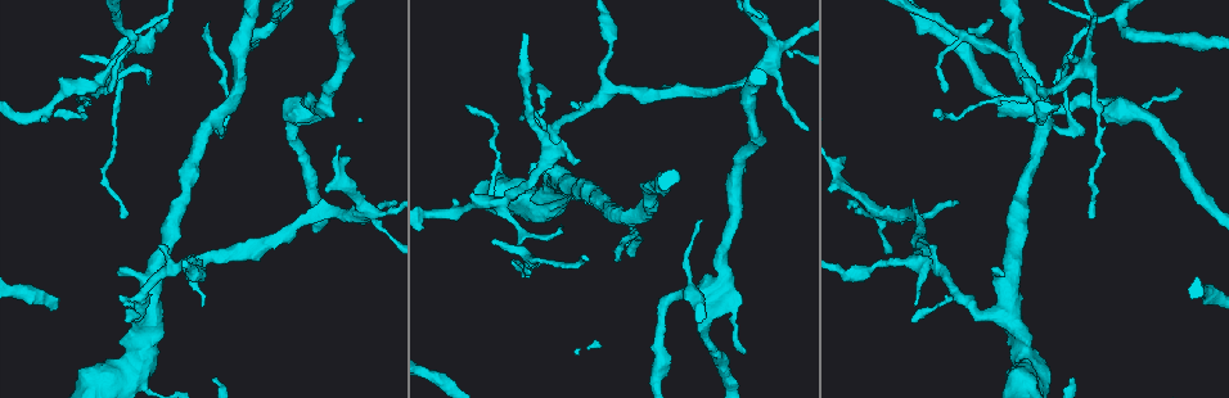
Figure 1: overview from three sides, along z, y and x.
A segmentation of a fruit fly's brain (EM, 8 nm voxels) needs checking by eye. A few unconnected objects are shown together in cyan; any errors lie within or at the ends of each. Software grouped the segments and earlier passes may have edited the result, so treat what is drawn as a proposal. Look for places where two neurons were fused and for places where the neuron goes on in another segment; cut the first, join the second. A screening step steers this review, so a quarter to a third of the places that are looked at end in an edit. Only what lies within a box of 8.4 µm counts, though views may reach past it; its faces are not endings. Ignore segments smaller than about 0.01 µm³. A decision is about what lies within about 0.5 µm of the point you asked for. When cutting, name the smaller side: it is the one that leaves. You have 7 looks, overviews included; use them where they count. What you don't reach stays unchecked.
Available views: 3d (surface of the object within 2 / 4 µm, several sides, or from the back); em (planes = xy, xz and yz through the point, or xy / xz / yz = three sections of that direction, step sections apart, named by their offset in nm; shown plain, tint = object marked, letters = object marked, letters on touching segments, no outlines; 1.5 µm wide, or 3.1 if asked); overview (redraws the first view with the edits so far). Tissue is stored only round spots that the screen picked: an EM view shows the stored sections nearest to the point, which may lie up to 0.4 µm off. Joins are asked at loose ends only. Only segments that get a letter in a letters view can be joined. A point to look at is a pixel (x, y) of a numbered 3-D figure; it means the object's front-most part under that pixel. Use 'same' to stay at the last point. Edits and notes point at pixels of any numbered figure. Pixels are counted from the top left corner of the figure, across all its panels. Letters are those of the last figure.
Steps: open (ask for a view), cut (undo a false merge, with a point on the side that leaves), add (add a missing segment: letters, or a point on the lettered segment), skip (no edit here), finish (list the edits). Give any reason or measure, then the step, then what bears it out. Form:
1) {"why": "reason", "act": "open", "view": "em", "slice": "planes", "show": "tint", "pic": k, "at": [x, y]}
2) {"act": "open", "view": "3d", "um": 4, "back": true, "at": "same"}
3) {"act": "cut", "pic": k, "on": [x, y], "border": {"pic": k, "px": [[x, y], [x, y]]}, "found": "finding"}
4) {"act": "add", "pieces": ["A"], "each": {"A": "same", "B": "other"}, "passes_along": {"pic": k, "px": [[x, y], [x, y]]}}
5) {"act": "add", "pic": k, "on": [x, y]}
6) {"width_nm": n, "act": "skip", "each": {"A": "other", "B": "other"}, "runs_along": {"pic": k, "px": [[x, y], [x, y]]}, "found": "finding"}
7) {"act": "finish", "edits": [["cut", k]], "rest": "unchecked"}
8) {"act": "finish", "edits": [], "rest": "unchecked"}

{"why": "tapers out", "act": "open", "view": "em", "slice": "xy", "step": 4, "show": "tint", "pic": 1, "at": [991, 20]}

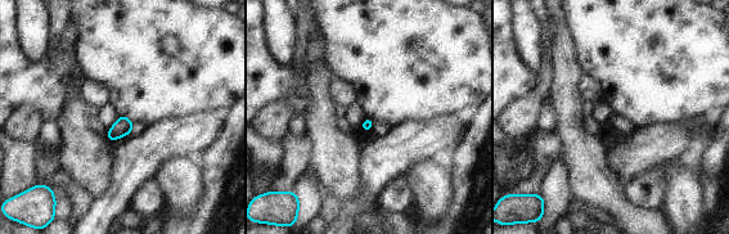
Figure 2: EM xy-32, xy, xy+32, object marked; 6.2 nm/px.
{"act": "open", "view": "em", "slice": "planes", "show": "letters", "at": "same"}

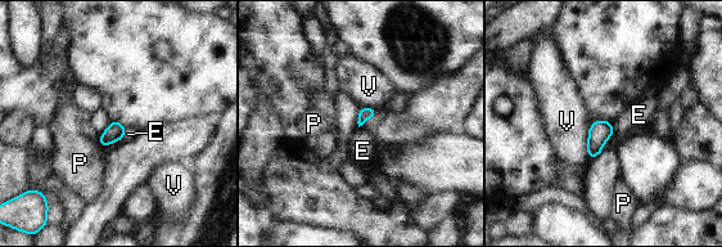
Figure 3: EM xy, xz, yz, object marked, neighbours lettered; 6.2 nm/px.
{"act": "skip", "each": {"E": "other", "P": "other", "V": "other"}, "found": "no lettered segment goes on from it"}

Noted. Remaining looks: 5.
{"why": "thin end", "act": "open", "view": "3d", "um": 2, "pic": 1, "at": [616, 259]}

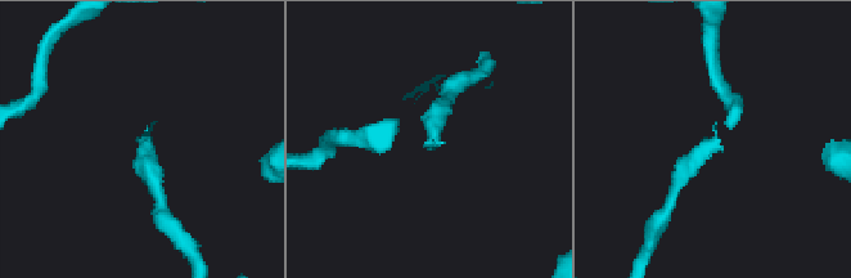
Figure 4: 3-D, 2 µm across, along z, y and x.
{"act": "open", "view": "em", "slice": "xz", "step": 8, "show": "letters", "pic": 4, "at": [151, 125]}

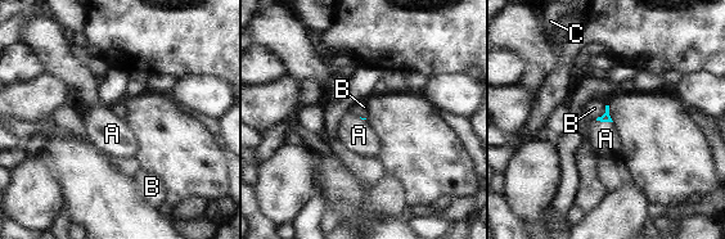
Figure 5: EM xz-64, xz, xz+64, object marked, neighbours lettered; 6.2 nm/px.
{"why": "cut it another way", "act": "open", "view": "em", "slice": "planes", "show": "letters", "at": "same"}

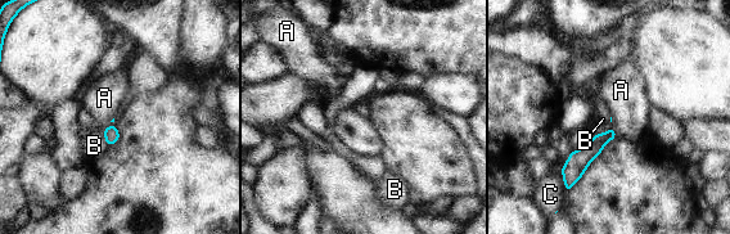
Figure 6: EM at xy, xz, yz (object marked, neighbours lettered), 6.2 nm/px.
{"longest_contact_nm": ["C", 170], "act": "add", "pieces": ["A"], "each": {"A": "same", "B": "other", "C": "other"}, "found": "it goes on there"}

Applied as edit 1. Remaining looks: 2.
{"act": "finish", "edits": [["add", 6]], "rest": "unchecked"}

